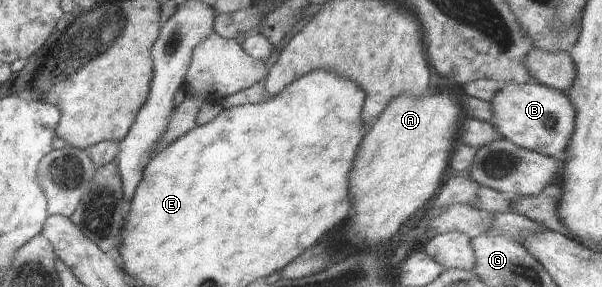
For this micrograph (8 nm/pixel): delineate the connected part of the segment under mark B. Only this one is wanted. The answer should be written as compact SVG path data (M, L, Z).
M534 81L525 84L510 82L493 95L490 103L491 123L502 139L560 161L567 156L565 151L574 131L575 111L566 94Z

